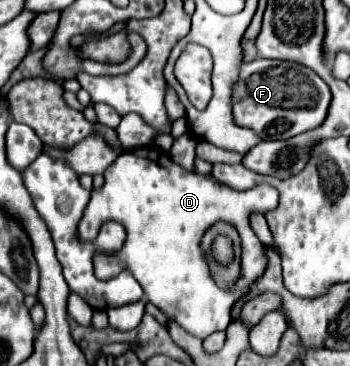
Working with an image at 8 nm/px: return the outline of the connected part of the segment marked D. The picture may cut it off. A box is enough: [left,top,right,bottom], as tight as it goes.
[79,144,279,340]

